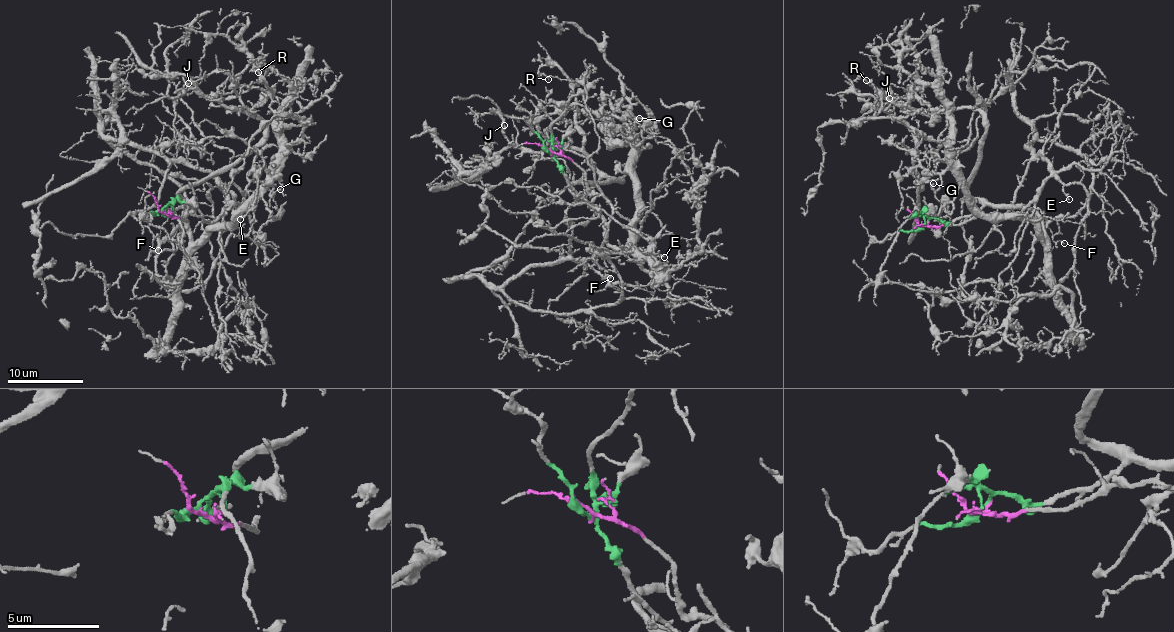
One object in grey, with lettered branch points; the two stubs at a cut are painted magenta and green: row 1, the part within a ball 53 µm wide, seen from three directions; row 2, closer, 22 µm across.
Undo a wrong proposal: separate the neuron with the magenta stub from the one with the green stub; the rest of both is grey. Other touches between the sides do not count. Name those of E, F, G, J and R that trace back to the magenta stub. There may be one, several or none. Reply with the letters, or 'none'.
E, F

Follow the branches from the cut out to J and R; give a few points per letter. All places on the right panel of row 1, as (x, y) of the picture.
J: (924, 224), (954, 222), (981, 205), (966, 193), (986, 118), (889, 97)
R: (924, 224), (954, 222), (981, 205), (966, 193), (986, 118), (970, 108), (897, 107), (851, 83), (866, 79)

